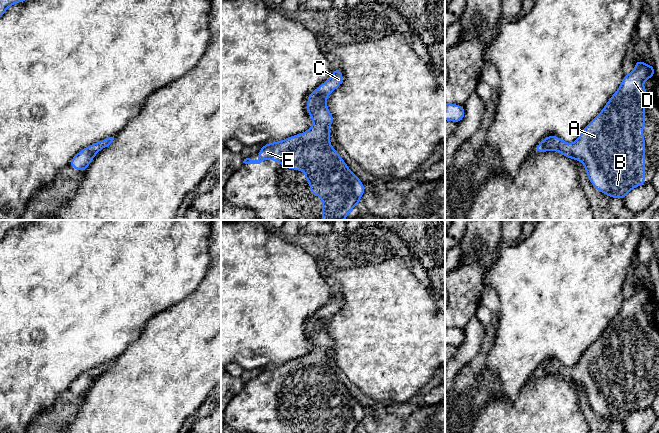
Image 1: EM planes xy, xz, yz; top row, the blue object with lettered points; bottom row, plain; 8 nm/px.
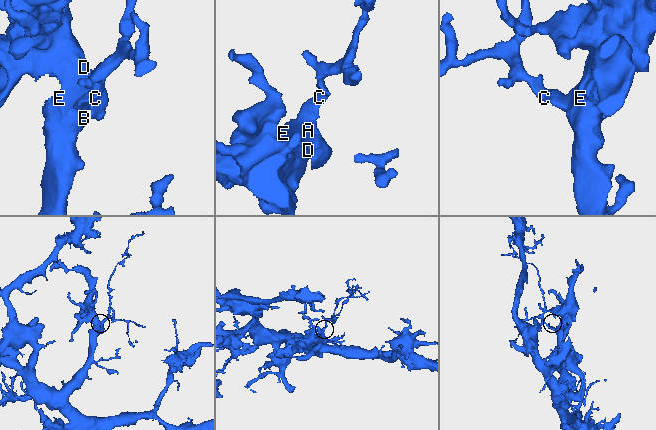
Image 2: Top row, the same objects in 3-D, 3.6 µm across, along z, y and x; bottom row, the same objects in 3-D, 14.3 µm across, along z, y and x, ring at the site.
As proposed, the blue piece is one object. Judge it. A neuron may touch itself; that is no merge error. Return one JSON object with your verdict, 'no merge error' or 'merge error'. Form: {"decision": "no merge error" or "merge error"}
{"decision": "no merge error"}

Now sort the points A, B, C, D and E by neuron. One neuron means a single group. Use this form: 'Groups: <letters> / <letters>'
Groups: A B C D E

